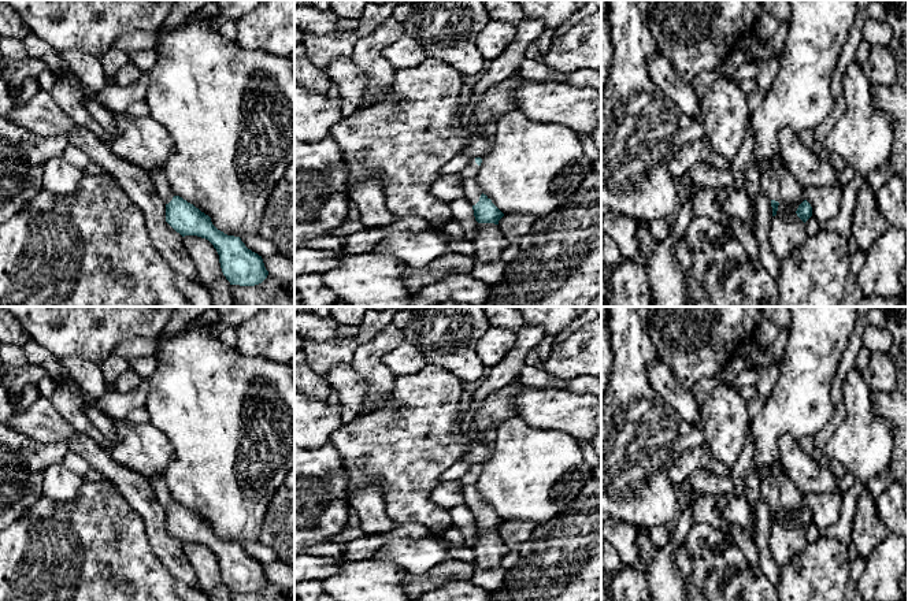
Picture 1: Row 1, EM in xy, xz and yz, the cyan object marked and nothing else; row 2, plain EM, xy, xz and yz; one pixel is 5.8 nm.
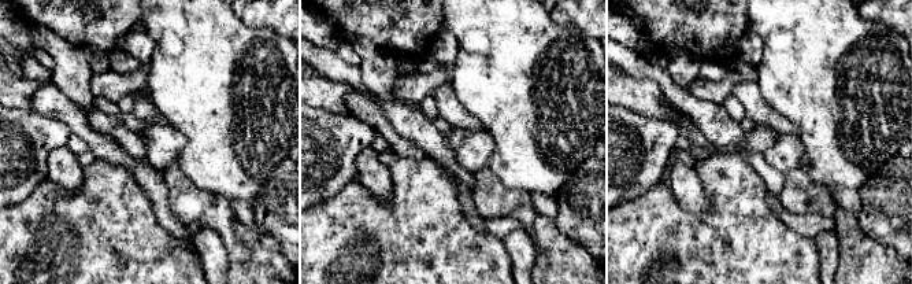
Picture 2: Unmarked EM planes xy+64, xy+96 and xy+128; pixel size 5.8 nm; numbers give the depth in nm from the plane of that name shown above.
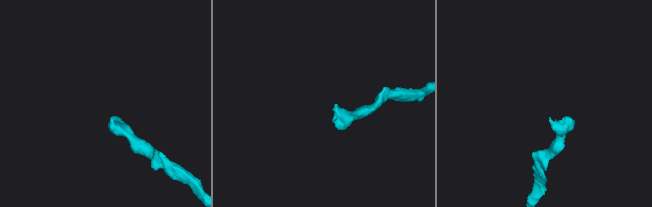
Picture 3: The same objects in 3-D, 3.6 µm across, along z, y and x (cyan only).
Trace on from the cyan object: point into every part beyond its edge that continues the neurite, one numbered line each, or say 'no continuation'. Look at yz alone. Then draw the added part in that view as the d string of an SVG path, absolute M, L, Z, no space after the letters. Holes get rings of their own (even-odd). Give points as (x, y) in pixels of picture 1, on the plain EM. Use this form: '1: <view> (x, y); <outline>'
1: yz (777, 490); M775 464L770 476L761 483L760 498L768 507L801 511L805 494L785 474L781 474Z

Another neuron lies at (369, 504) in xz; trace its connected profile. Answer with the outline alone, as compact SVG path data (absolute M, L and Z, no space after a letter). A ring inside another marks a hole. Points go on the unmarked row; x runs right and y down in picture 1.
M370 483L355 491L349 500L351 511L356 512L364 535L379 535L393 531L397 524L388 516L382 489Z

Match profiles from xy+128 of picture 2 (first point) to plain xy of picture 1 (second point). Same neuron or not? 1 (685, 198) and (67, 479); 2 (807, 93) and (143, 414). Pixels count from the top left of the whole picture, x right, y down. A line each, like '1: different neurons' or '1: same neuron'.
1: same neuron
2: different neurons

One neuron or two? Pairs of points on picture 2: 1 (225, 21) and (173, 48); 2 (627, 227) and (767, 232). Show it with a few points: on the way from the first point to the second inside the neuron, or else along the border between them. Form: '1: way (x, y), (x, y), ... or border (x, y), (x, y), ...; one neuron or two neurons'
1: way (212, 33), (199, 47), (185, 47); one neuron
2: way (662, 227), (696, 232), (733, 232); one neuron

